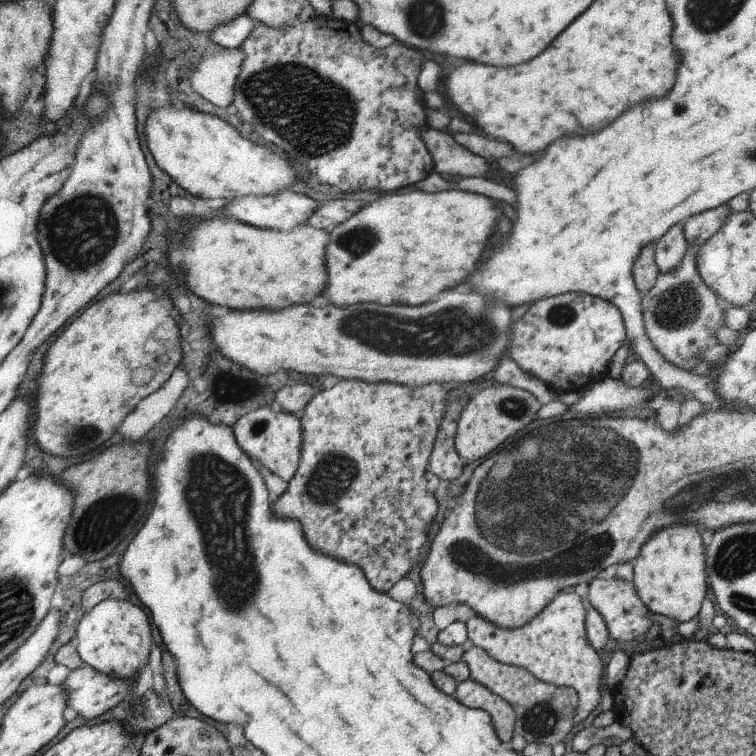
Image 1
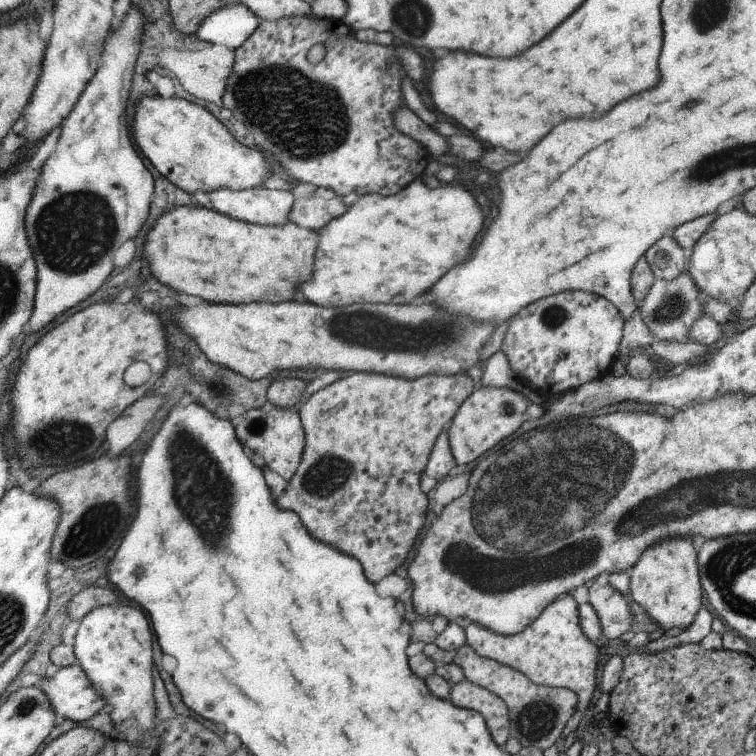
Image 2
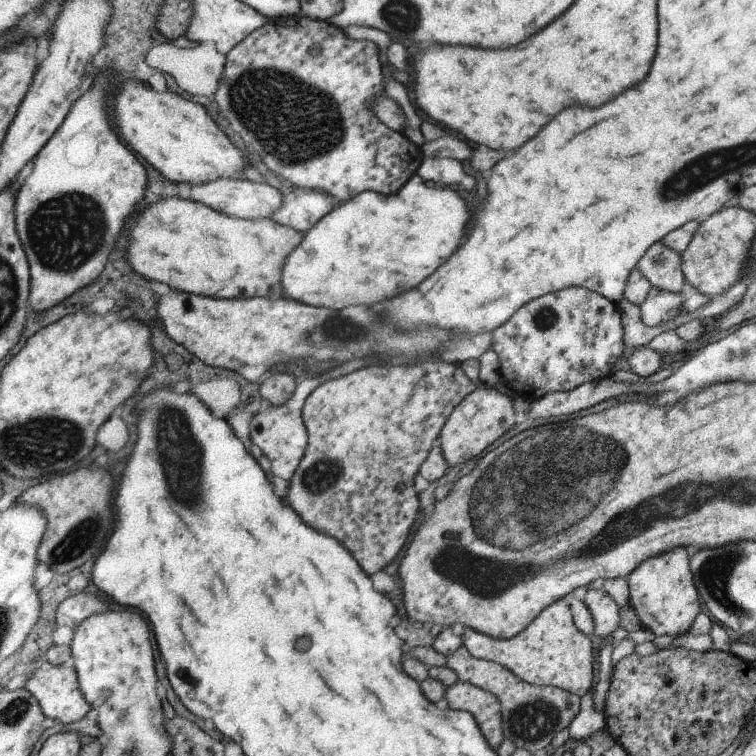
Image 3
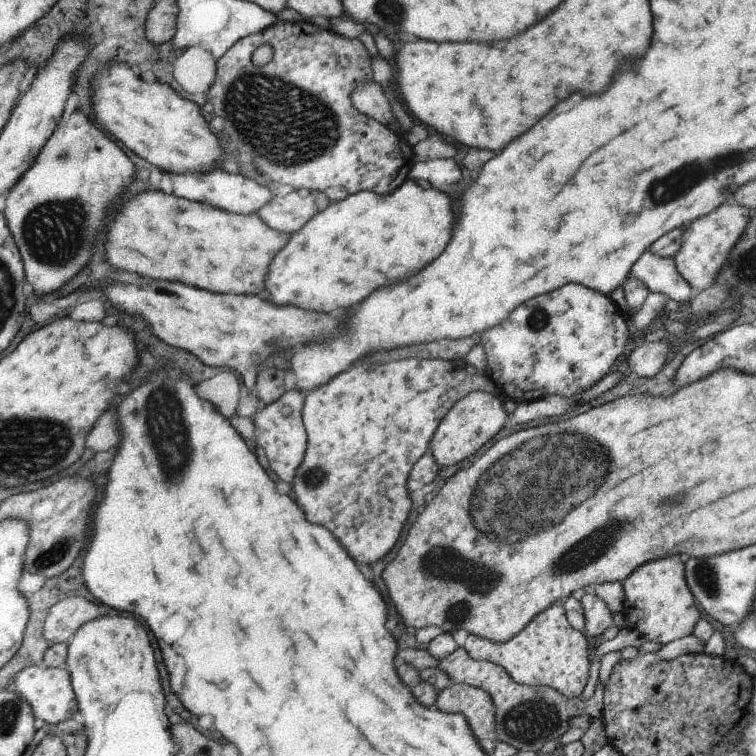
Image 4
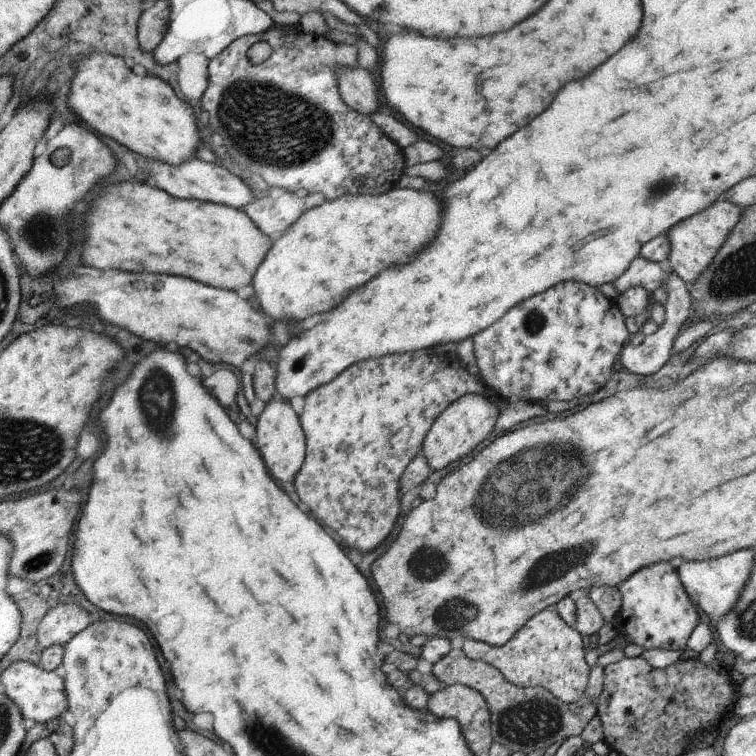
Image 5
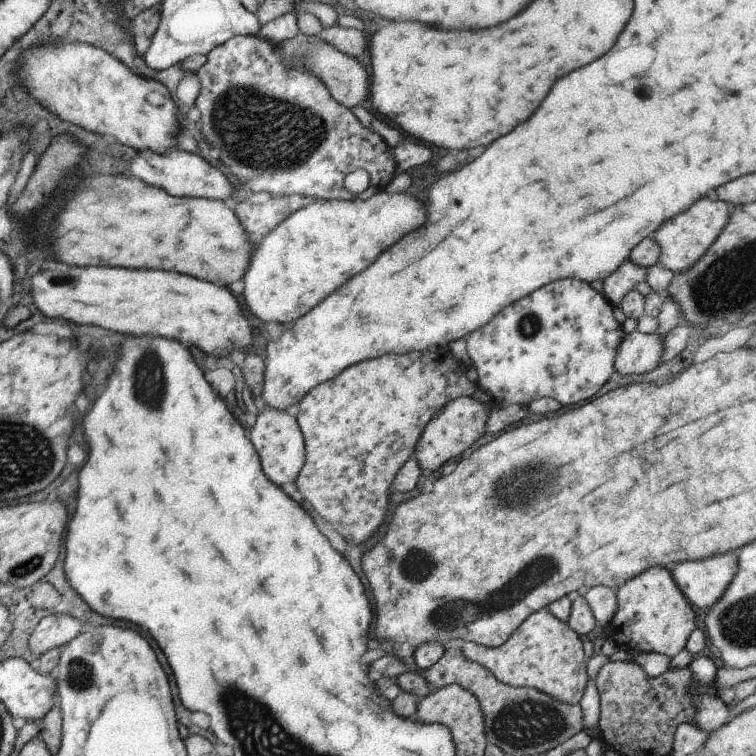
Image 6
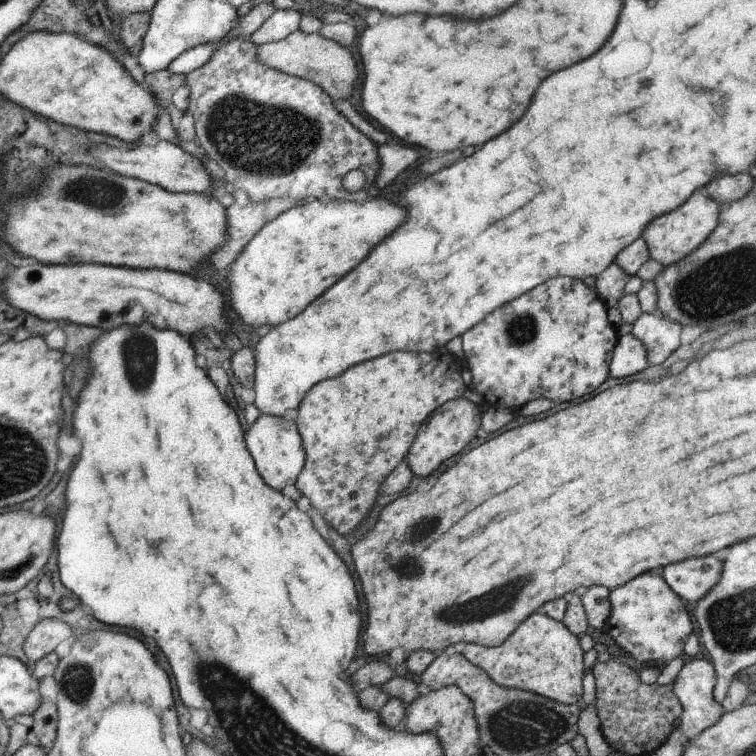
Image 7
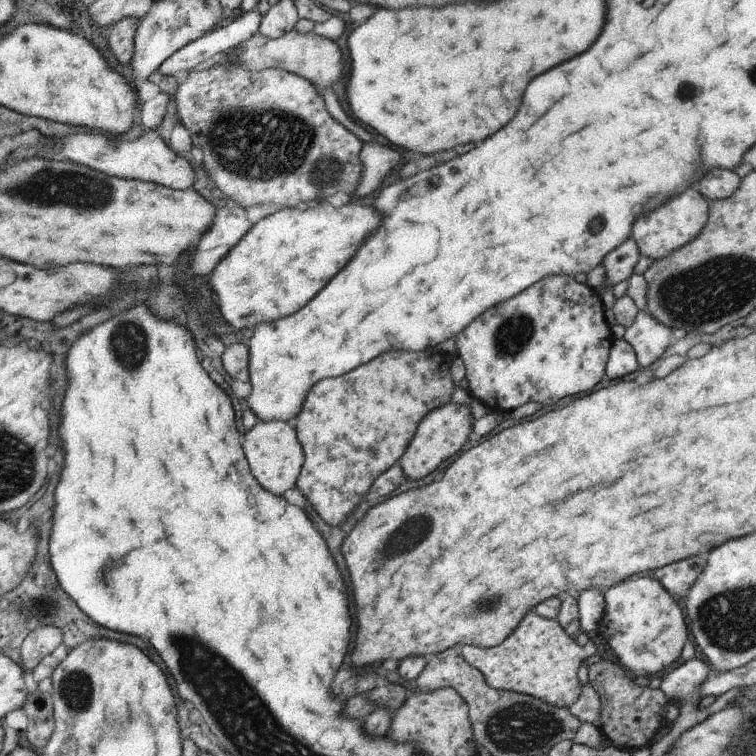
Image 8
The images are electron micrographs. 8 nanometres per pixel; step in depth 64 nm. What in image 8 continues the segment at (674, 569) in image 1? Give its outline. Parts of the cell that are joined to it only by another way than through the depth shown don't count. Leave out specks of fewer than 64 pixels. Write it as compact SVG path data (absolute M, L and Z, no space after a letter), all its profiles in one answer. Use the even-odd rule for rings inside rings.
M640 576L618 583L604 594L605 611L596 630L608 638L612 650L634 680L639 676L660 676L676 665L688 641L688 625L677 598L652 576Z

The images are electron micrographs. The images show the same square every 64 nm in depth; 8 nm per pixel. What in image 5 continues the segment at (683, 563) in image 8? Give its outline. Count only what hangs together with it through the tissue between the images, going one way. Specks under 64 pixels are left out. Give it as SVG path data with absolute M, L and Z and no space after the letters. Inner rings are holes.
M738 550L730 556L722 556L714 560L684 562L680 568L677 568L677 573L691 601L696 606L700 606L700 610L704 610L711 619L716 620L724 617L735 607L743 587L747 584L754 560L754 550Z

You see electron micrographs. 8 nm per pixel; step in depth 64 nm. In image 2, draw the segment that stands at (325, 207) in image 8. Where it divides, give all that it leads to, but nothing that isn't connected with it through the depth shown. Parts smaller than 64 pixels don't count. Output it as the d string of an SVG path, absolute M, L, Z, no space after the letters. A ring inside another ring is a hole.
M418 178L412 181L407 187L395 192L393 195L382 196L379 194L363 195L359 198L352 198L349 200L349 209L340 215L337 219L329 221L319 232L319 241L317 244L317 251L315 252L315 261L311 267L312 280L304 282L300 288L298 288L300 298L308 298L308 302L322 306L348 306L354 304L354 302L376 302L385 305L389 304L410 304L414 302L420 302L424 297L426 290L430 290L444 274L446 270L466 262L466 258L470 256L470 250L476 242L476 236L482 232L482 224L484 224L484 212L480 208L480 204L476 202L476 198L470 194L470 192L464 192L464 188L460 186L442 186L437 189L427 188L423 183L422 178Z

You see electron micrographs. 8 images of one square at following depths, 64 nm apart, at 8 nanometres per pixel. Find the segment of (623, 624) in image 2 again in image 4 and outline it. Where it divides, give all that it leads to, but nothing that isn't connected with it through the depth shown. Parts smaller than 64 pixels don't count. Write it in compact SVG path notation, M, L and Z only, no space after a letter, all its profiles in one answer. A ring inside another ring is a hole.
M586 593L581 601L583 613L585 614L586 626L584 634L590 636L600 636L613 625L613 612L607 602L596 593Z

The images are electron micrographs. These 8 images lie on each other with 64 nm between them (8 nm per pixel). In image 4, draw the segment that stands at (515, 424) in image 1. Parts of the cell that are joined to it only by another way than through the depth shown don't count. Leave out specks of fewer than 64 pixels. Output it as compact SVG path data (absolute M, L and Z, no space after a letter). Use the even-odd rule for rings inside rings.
M474 391L461 398L439 422L429 450L434 455L440 467L452 466L468 456L476 454L488 440L498 434L509 419L509 413L504 409L504 397L484 391Z

